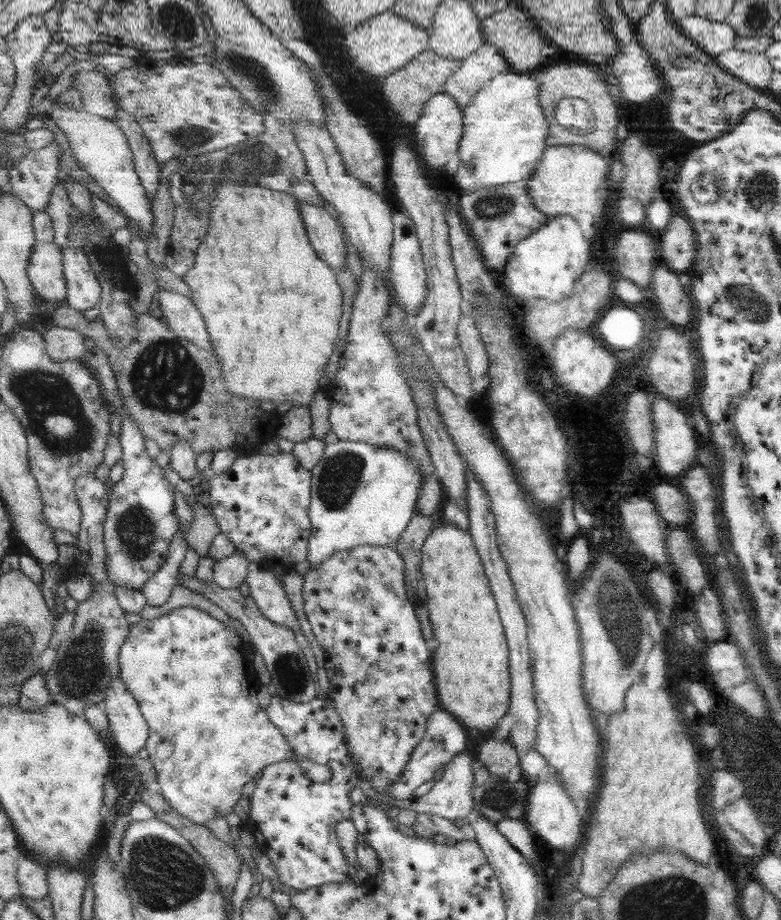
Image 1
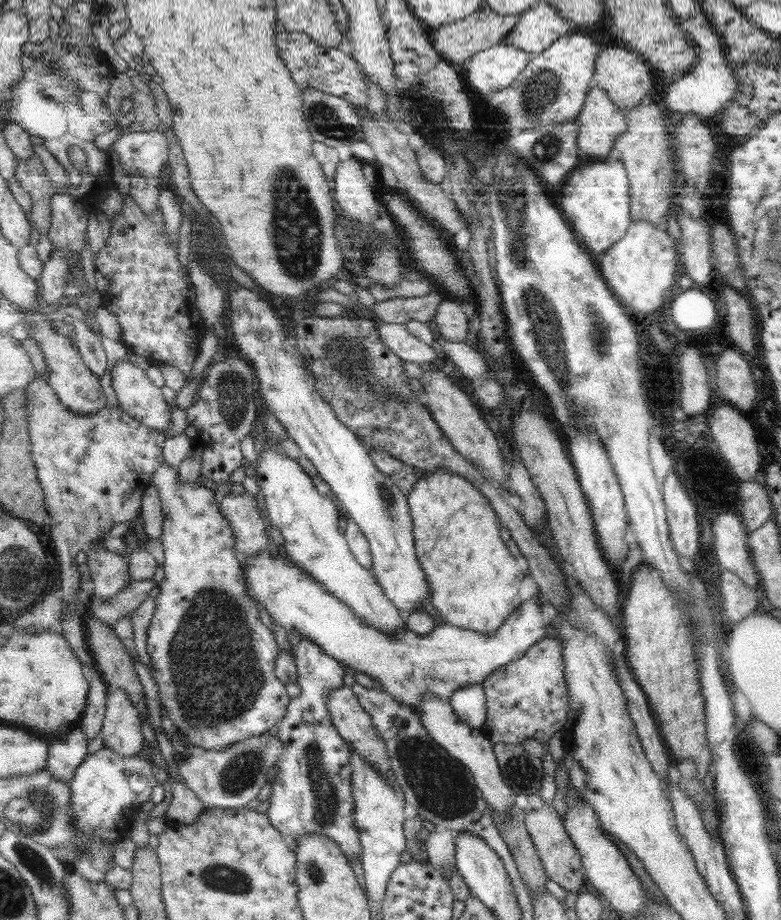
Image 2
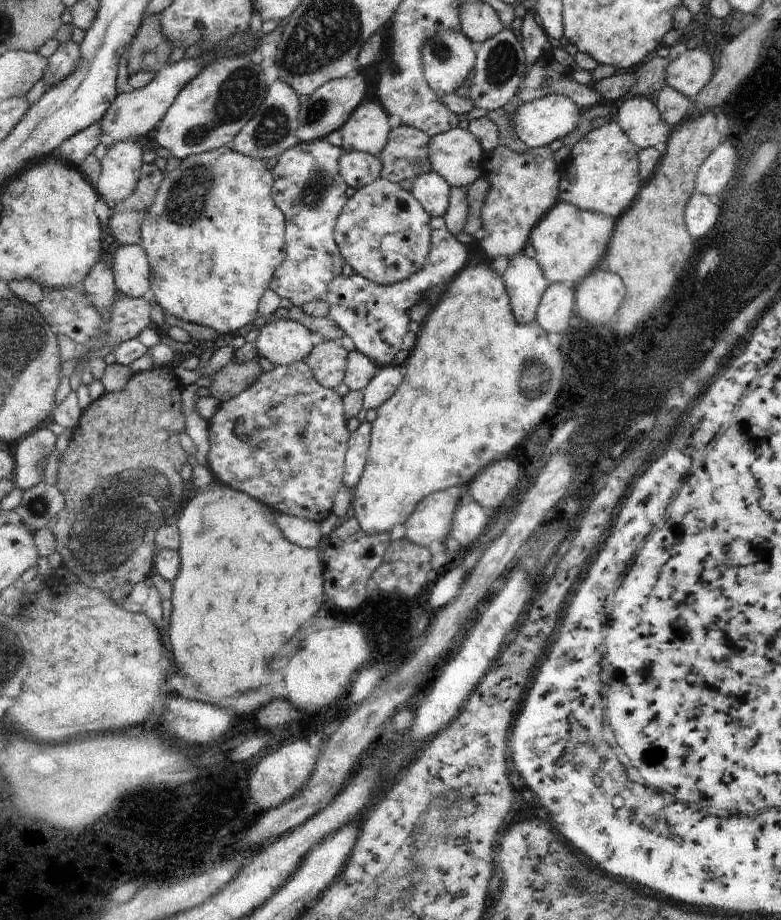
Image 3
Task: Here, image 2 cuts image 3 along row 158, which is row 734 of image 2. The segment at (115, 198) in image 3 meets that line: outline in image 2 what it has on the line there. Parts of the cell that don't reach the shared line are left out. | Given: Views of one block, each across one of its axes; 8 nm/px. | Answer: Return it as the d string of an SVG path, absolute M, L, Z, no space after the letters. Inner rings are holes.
M111 689L102 728L103 744L121 756L135 756L145 744L141 728L139 709L127 691Z

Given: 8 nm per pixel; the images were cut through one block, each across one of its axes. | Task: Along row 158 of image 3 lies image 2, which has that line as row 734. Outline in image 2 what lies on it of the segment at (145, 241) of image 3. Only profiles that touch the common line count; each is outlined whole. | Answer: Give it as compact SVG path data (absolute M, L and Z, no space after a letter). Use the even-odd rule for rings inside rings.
M166 460L152 482L159 489L165 523L161 537L165 552L164 578L147 630L147 653L152 664L161 706L180 732L205 750L225 750L256 734L269 732L280 723L292 698L275 673L281 650L262 609L249 595L244 578L245 564L237 554L231 523L215 500L214 486L204 481L184 482Z

